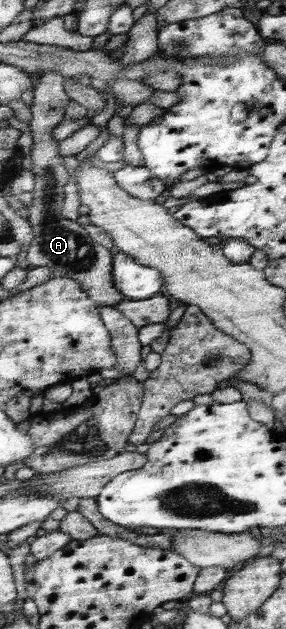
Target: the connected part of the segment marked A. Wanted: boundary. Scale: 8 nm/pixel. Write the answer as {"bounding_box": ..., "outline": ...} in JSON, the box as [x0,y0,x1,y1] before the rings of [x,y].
{"bounding_box":[26,71,125,305],"outline":[[[51,71],[44,73],[33,91],[33,102],[30,106],[32,119],[29,122],[33,133],[32,173],[36,176],[36,186],[32,190],[32,205],[28,222],[32,226],[34,240],[27,249],[26,257],[30,268],[48,267],[54,276],[71,277],[79,280],[82,288],[95,302],[101,305],[118,305],[125,299],[121,291],[114,285],[112,276],[112,253],[106,247],[94,242],[86,233],[86,229],[77,221],[68,221],[61,215],[65,199],[65,186],[69,174],[59,155],[59,145],[53,140],[53,127],[65,117],[65,108],[71,97],[68,97],[62,81],[64,76]]]}

